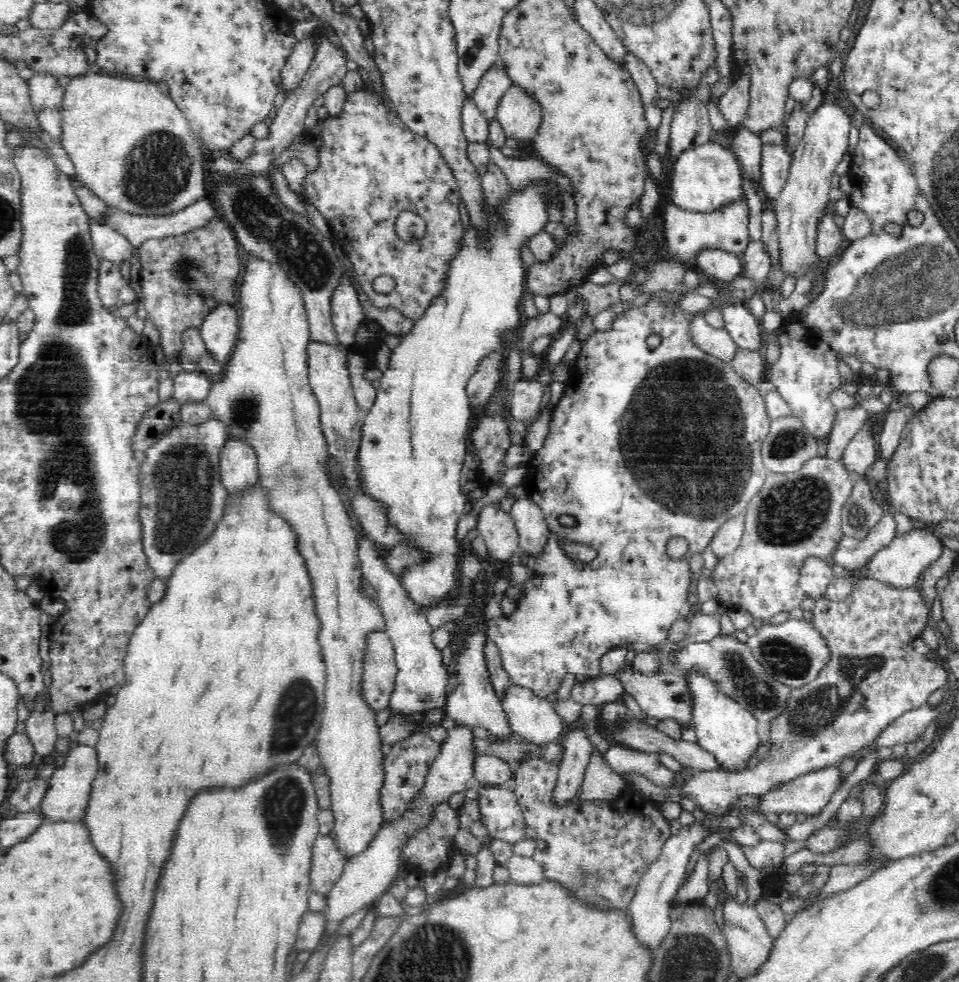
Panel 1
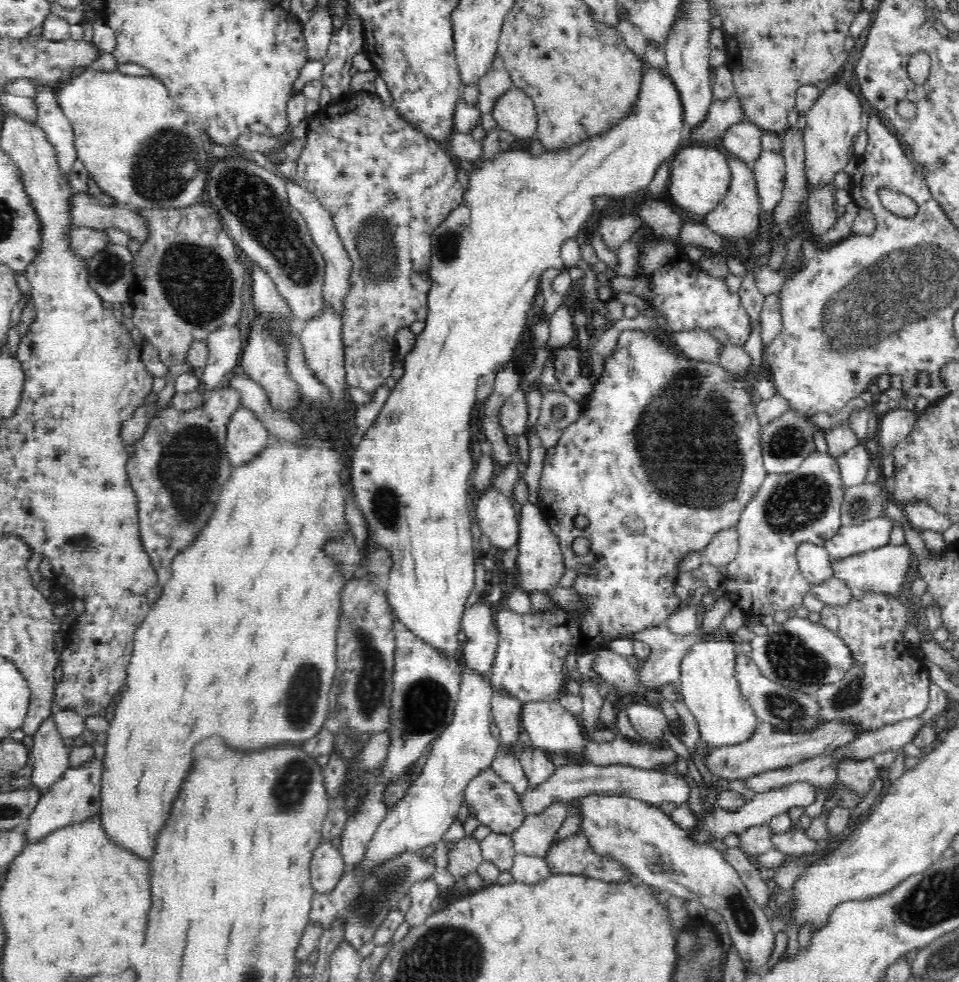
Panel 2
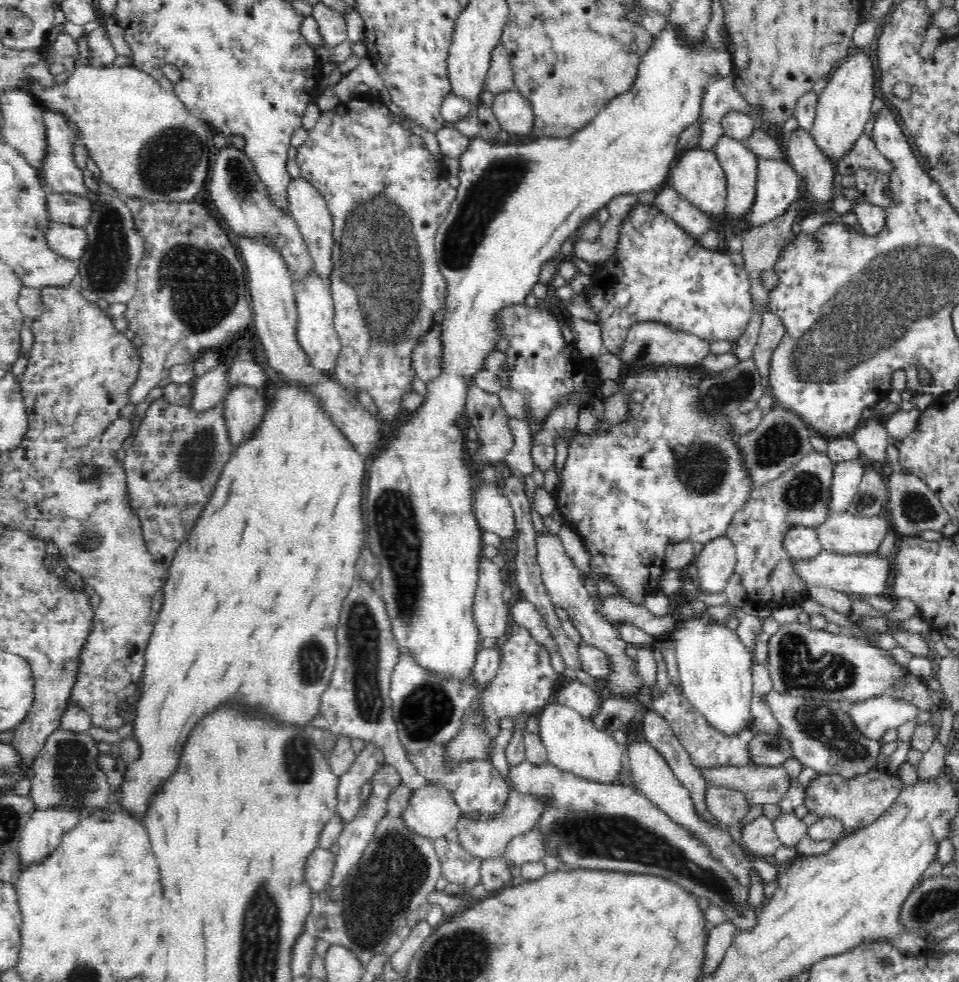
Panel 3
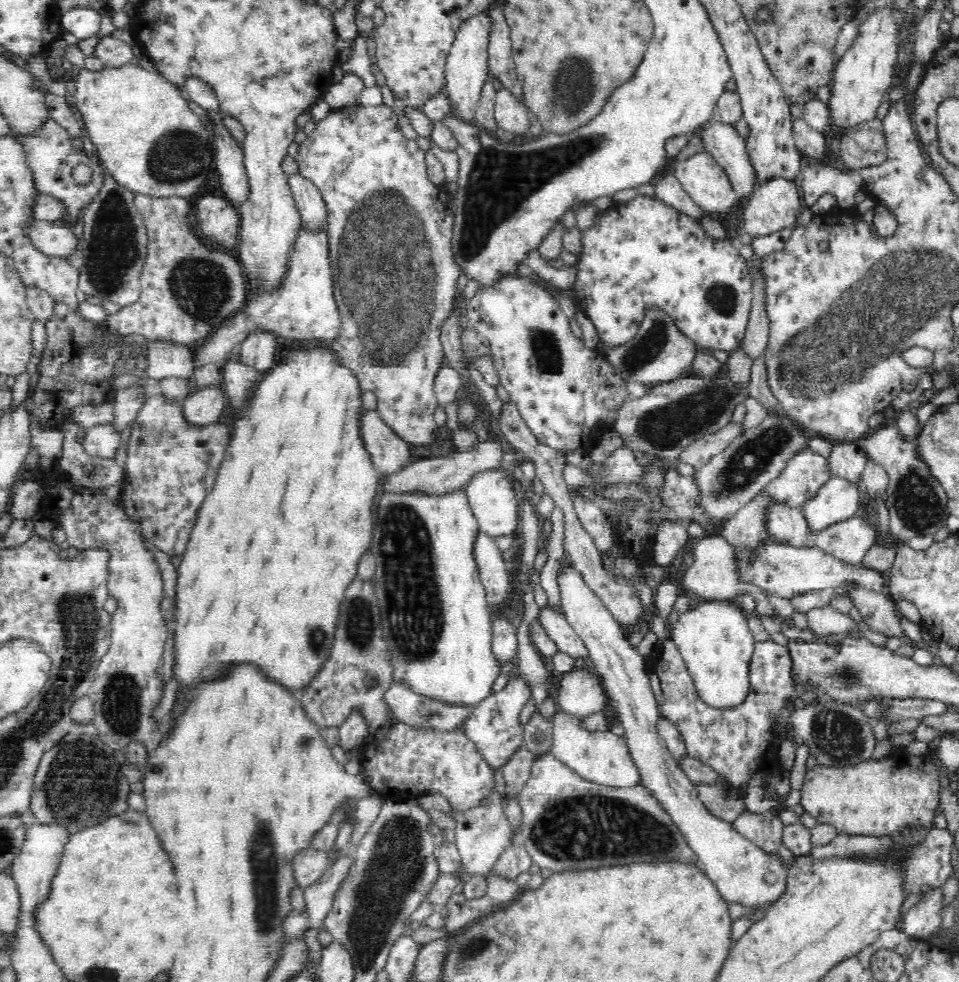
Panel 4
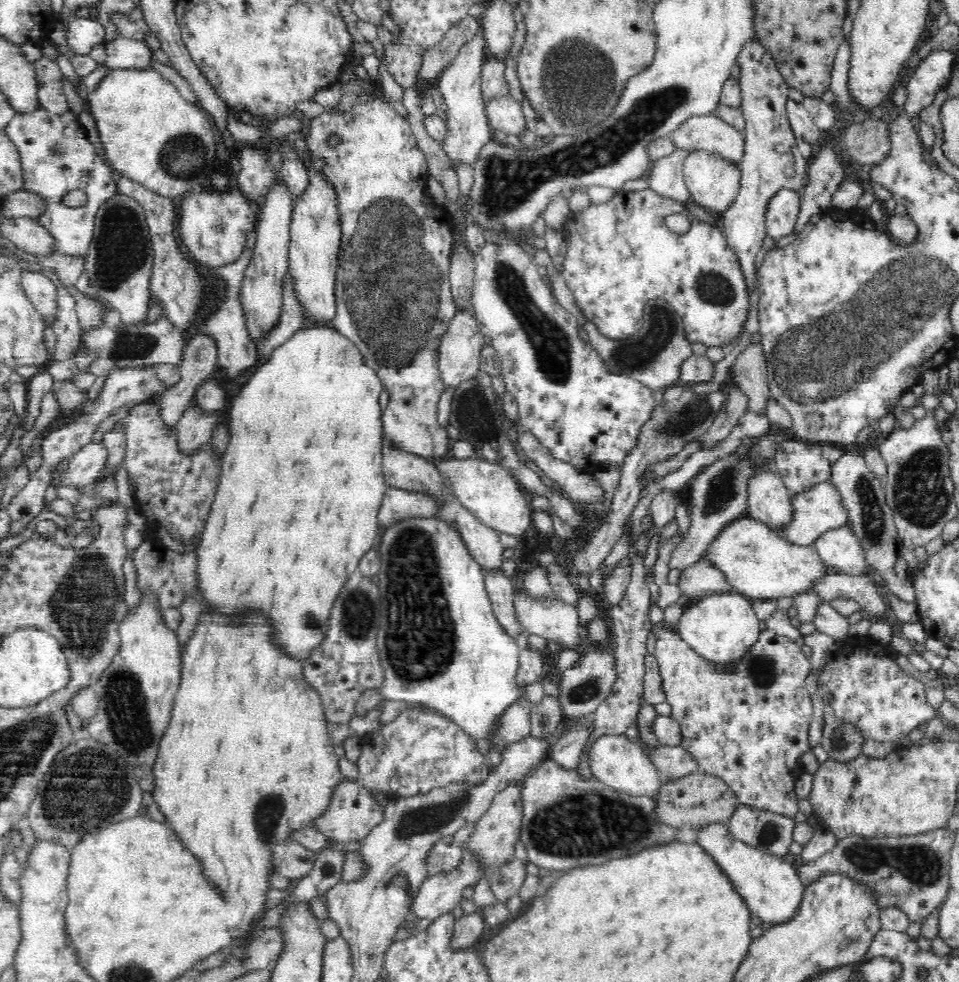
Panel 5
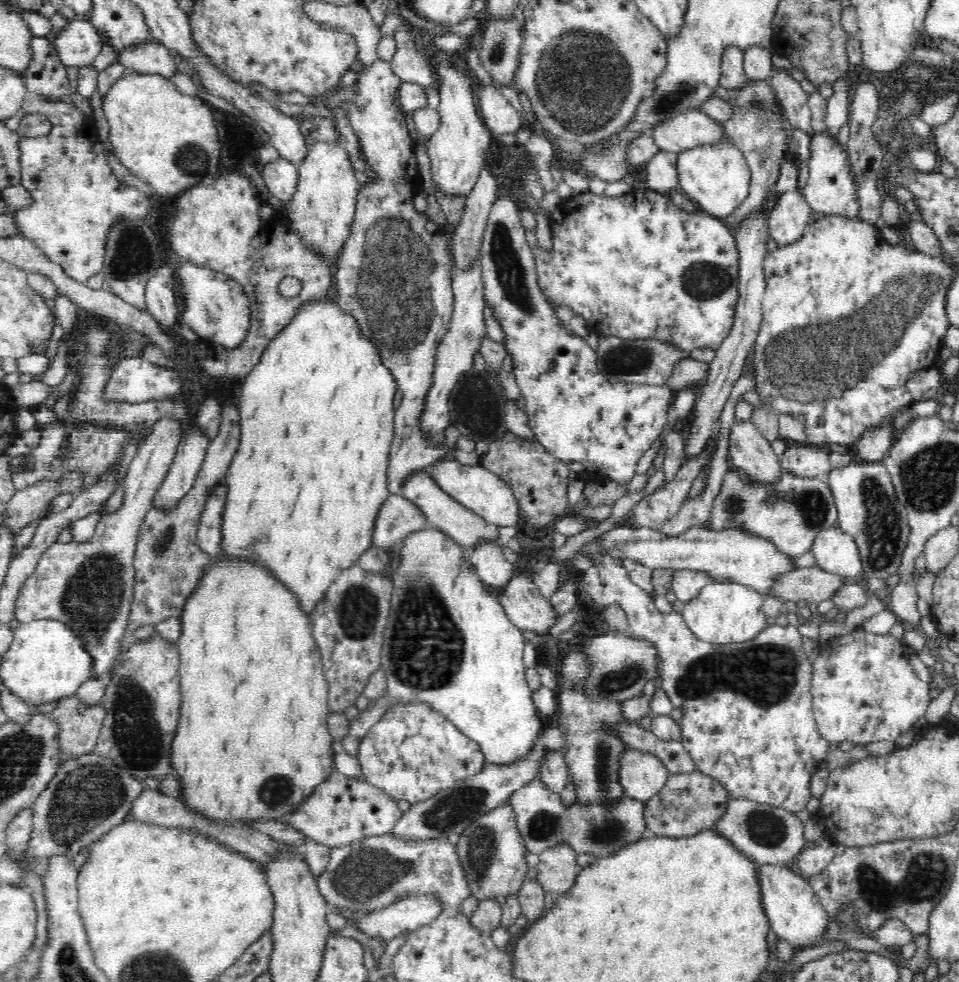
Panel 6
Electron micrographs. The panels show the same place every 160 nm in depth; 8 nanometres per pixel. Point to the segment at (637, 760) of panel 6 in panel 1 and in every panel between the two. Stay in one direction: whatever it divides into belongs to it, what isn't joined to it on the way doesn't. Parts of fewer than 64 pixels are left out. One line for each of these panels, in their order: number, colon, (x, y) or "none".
1: (534, 718)
2: (551, 727)
3: (573, 743)
4: (602, 757)
5: (619, 762)

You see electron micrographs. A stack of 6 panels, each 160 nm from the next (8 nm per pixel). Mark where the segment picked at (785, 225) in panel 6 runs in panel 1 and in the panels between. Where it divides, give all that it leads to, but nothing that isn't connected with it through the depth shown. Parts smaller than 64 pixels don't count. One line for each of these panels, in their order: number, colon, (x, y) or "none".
1: (776, 160)
2: (769, 172)
3: (777, 183)
4: (774, 205)
5: (782, 209)

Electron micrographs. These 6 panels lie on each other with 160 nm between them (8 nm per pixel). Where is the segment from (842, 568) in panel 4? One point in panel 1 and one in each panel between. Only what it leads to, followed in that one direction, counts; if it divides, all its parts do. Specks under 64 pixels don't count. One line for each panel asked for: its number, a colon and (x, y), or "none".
1: (902, 563)
2: (886, 570)
3: (867, 574)

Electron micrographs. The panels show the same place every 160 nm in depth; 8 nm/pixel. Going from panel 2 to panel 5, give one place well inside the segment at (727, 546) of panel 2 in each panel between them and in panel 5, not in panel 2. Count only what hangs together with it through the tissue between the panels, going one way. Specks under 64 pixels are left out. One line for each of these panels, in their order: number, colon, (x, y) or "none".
3: (715, 563)
4: (715, 575)
5: (702, 579)

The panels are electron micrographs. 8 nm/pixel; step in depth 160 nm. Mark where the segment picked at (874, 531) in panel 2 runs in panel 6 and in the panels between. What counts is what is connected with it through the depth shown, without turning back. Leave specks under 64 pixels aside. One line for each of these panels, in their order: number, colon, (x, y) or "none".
3: (842, 533)
4: (848, 539)
5: (840, 548)
6: (835, 551)

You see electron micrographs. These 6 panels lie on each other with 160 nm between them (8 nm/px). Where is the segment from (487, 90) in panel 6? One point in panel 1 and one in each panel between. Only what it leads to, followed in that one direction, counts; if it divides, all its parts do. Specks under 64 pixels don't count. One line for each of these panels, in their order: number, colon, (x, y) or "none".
1: (520, 116)
2: (514, 112)
3: (514, 112)
4: (511, 114)
5: (505, 114)

